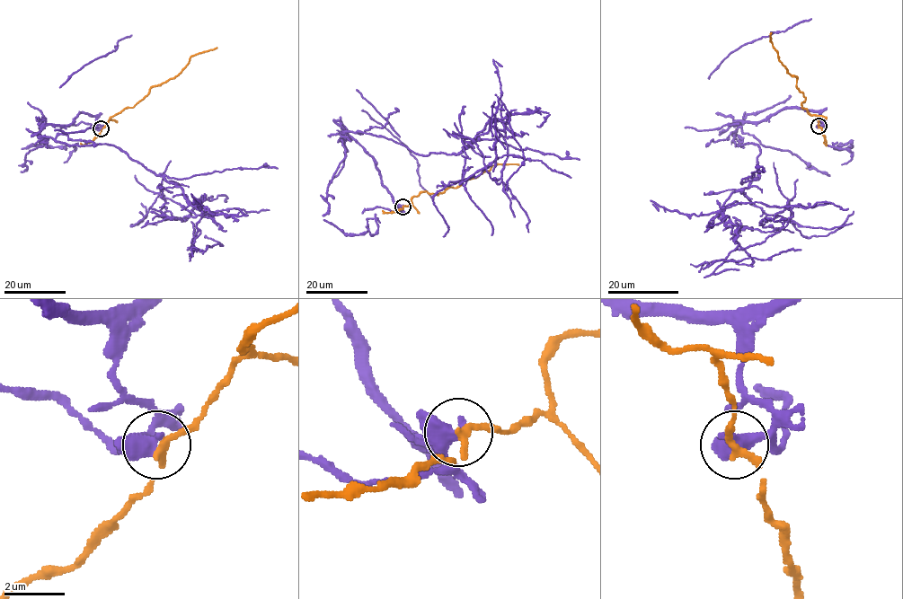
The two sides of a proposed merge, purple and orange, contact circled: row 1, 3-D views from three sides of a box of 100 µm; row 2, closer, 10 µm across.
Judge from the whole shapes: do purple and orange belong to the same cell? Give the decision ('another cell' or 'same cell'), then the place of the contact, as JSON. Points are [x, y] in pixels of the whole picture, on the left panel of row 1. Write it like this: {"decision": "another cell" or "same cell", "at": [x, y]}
{"decision": "another cell", "at": [101, 128]}

